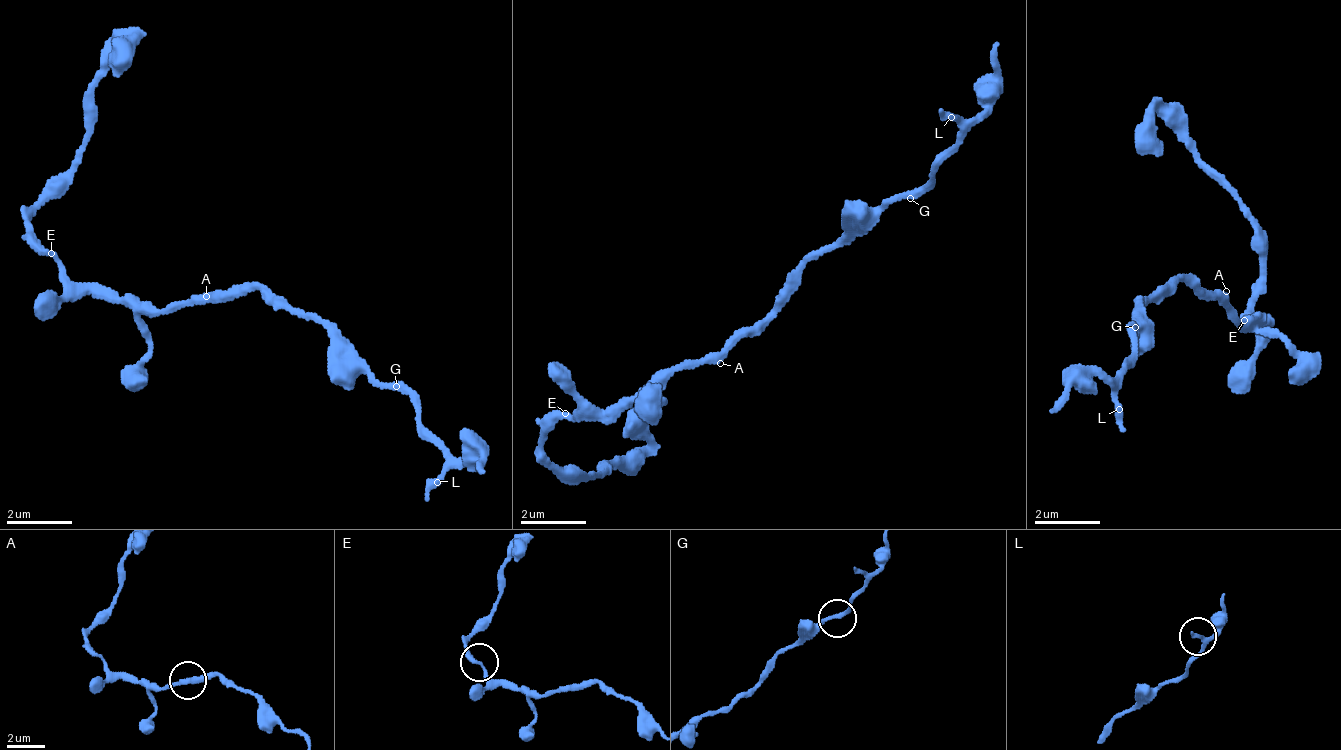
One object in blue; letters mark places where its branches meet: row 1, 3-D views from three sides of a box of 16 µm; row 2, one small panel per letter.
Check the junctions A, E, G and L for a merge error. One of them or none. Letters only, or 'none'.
none

